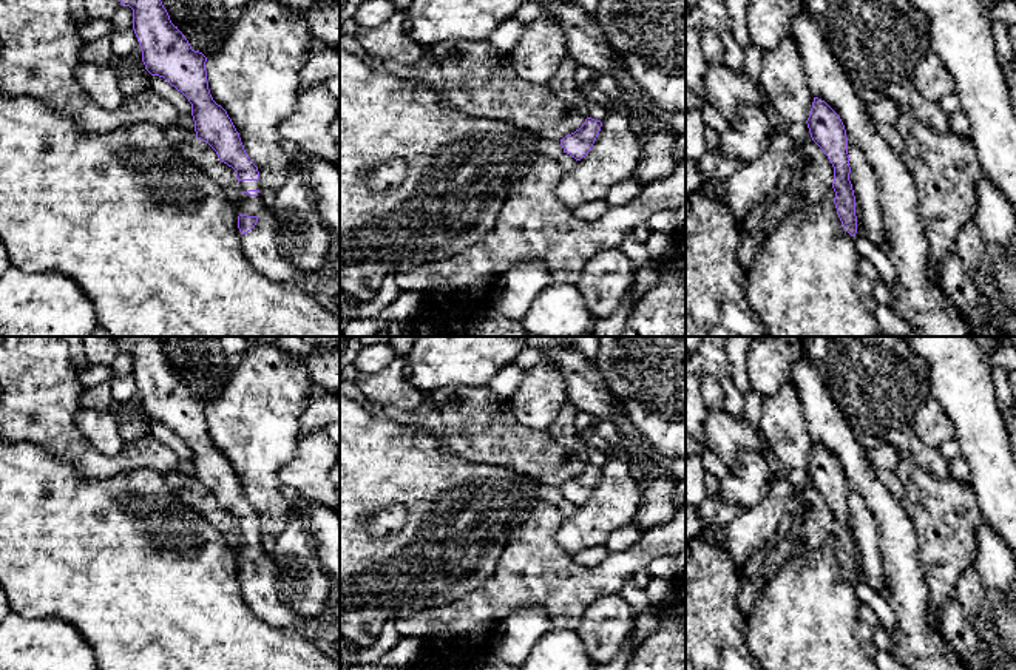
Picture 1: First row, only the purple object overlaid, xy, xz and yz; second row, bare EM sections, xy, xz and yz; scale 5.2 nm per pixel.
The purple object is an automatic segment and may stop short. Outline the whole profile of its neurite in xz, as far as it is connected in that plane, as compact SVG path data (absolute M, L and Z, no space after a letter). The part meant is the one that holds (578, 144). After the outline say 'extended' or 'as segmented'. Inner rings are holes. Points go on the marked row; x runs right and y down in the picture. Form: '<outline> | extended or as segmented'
M587 117L579 130L560 139L564 153L570 154L576 161L581 161L582 157L585 157L591 150L601 131L601 127L602 127L601 120Z | as segmented

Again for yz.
M814 97L806 120L812 140L825 151L834 167L834 204L843 228L855 236L855 196L849 181L848 137L840 116L821 99Z | as segmented

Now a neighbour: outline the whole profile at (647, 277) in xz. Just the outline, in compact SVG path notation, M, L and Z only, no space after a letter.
M650 259L639 269L630 289L632 303L636 303L647 290L655 287L662 279L664 272L665 264L656 259Z

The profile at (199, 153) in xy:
M193 137L174 147L199 171L212 178L224 191L225 199L238 208L241 188L236 173L232 167L219 161L216 151L207 142Z

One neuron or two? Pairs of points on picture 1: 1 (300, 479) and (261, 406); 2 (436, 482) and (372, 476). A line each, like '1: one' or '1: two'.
1: two
2: one

